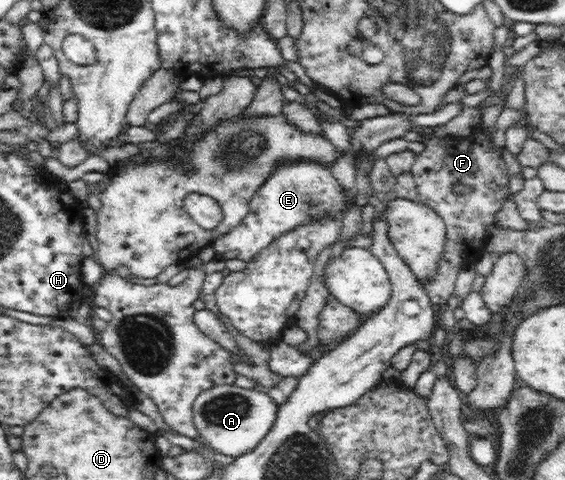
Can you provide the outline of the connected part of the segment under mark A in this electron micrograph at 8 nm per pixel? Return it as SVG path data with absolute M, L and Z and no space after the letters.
M224 384L199 393L192 408L192 419L199 431L199 440L207 448L225 456L238 457L253 450L263 440L275 422L278 408L267 390Z

